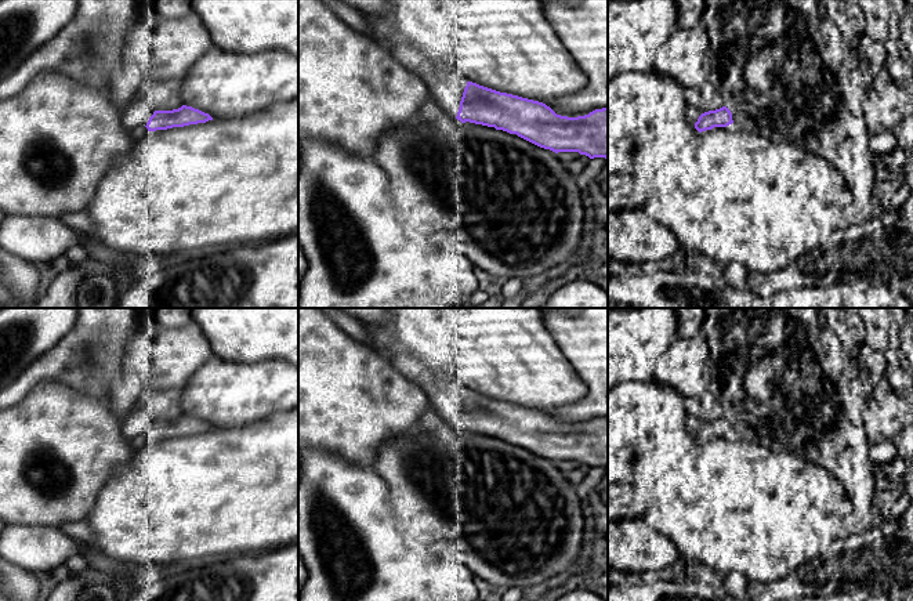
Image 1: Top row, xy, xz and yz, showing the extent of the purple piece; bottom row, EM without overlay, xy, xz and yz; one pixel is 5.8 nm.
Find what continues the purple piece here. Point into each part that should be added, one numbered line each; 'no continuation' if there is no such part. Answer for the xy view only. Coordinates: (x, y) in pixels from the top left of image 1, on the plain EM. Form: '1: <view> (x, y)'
1: xy (137, 423)

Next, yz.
1: yz (692, 424)

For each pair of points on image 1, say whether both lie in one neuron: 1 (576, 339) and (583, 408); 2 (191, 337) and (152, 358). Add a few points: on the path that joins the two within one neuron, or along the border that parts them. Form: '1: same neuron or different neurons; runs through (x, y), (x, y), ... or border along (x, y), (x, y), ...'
1: same neuron; runs through (593, 355), (593, 391)
2: same neuron; runs through (181, 347), (170, 358), (162, 358)

